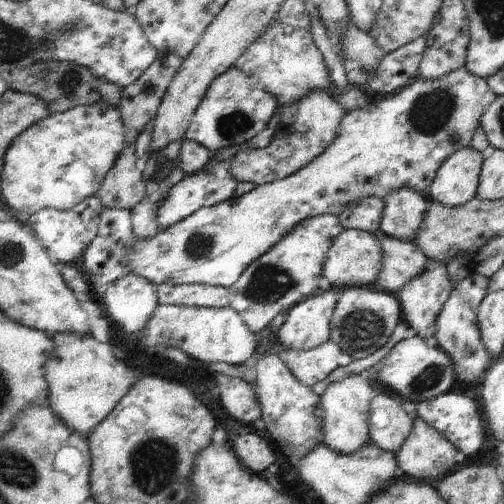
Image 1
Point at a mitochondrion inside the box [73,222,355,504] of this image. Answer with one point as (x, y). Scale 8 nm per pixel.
(155, 463)

